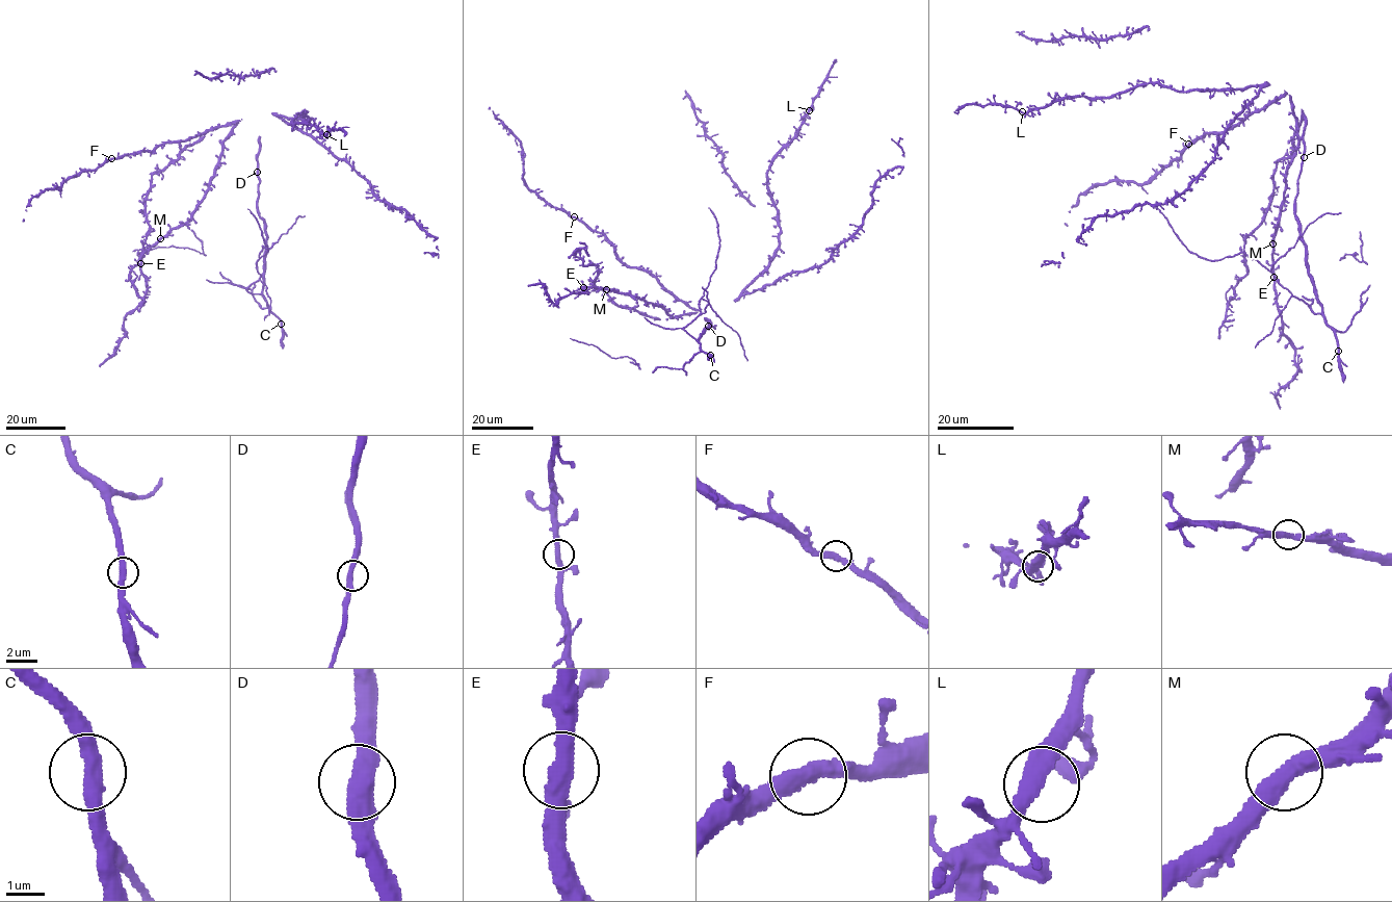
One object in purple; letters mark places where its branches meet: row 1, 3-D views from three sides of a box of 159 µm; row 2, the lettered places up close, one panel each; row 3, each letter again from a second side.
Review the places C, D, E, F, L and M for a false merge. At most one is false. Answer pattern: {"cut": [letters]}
{"cut": []}

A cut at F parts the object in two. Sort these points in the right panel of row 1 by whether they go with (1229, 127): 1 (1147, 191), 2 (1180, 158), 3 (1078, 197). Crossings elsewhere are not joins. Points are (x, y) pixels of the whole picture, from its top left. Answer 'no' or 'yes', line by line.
1: no
2: no
3: no

